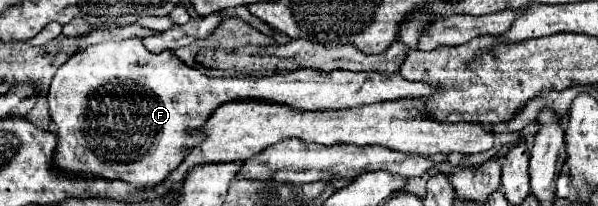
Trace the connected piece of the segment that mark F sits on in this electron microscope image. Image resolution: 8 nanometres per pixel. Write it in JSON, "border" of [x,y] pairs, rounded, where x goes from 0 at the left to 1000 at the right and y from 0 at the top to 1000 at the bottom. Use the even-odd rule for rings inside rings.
{"border":[[[216,184],[216,194],[179,194],[169,204],[162,223],[149,223],[139,252],[122,262],[92,359],[79,485],[82,485],[82,553],[85,553],[85,602],[89,602],[89,641],[95,660],[95,709],[92,709],[92,748],[89,748],[89,816],[95,835],[109,835],[112,854],[139,854],[139,864],[176,864],[176,874],[206,874],[222,893],[226,913],[246,913],[246,903],[259,903],[269,874],[276,874],[309,767],[309,748],[316,728],[323,728],[333,689],[336,660],[326,660],[323,641],[343,612],[346,573],[356,553],[356,534],[376,495],[386,485],[453,485],[453,495],[467,495],[467,505],[480,505],[487,524],[500,524],[500,534],[554,534],[554,524],[590,524],[590,515],[607,515],[607,505],[624,505],[624,495],[644,495],[644,485],[661,485],[661,476],[701,476],[701,485],[717,485],[724,466],[724,427],[707,398],[687,398],[677,388],[667,359],[634,359],[634,350],[577,350],[577,340],[564,340],[564,350],[530,350],[530,340],[493,340],[493,350],[463,350],[463,359],[450,359],[450,369],[400,369],[400,379],[349,379],[343,359],[333,350],[333,330],[313,320],[306,311],[296,272],[283,262],[283,252],[269,252],[269,262],[253,262],[239,214],[236,184]]]}

